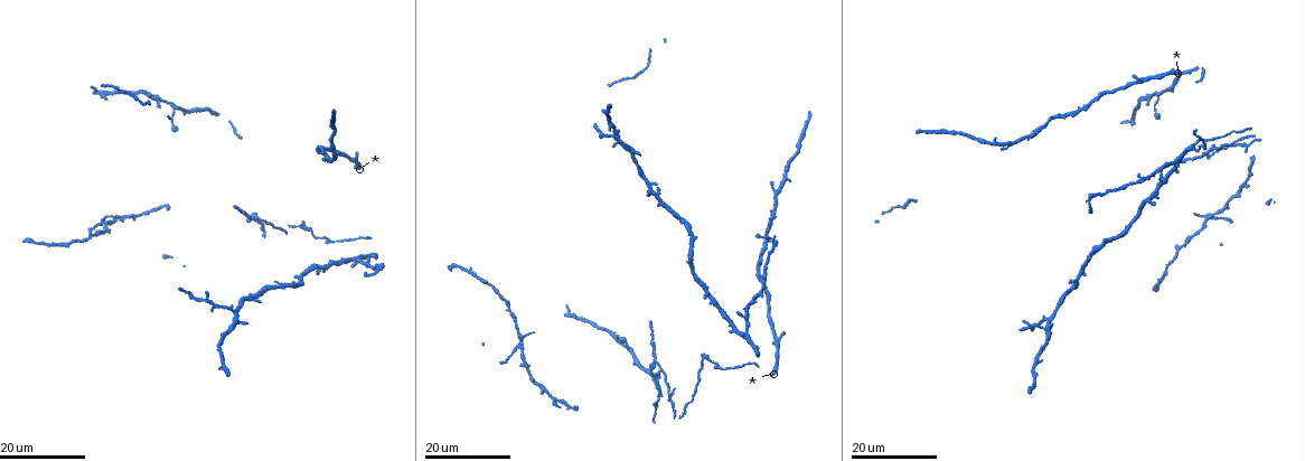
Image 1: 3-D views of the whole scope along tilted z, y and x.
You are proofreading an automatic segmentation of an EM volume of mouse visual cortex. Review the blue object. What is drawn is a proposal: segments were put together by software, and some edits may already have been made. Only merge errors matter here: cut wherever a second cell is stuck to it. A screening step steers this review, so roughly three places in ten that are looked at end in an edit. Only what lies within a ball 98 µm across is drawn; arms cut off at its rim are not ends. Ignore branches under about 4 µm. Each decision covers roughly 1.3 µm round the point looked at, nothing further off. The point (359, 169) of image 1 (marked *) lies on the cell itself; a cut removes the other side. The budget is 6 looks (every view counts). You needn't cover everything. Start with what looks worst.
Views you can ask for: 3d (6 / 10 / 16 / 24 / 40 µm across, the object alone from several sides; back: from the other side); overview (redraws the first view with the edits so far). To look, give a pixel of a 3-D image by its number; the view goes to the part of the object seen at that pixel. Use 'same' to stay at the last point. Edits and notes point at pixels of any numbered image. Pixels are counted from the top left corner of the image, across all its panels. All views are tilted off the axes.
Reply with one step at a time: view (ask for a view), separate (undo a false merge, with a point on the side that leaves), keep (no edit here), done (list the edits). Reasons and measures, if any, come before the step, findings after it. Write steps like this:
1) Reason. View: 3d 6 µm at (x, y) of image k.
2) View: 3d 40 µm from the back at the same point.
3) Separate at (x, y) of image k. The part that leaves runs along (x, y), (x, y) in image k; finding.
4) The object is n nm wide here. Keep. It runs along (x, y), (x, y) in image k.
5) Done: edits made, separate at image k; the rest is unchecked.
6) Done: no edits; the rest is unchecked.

Four-way junction. View: 3d 16 µm at (655, 359) of image 1.

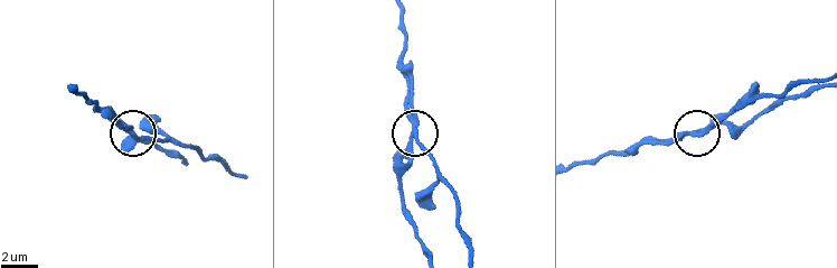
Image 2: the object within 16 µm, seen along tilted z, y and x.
View: 3d 10 µm at (410, 136) of image 2.

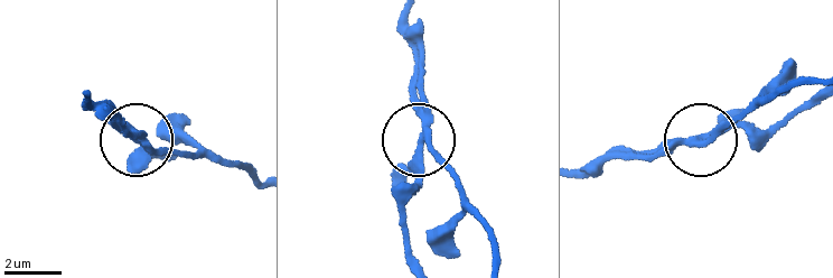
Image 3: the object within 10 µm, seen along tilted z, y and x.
The object is 260 nm wide here. Keep. It runs along (497, 262), (493, 230), (422, 135), (422, 47) in image 3; continuous, no second cell.

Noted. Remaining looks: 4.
Four-way junction. View: 3d 16 µm at (1208, 217) of image 1.

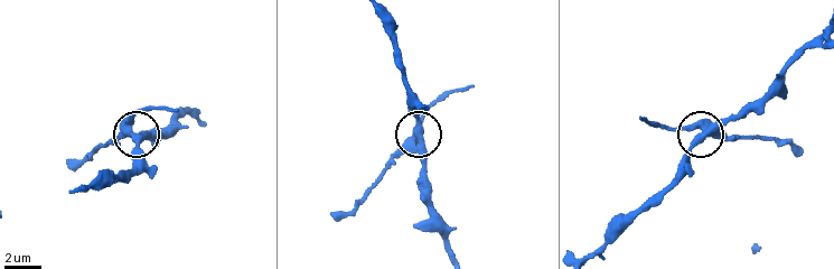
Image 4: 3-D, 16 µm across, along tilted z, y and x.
View: 3d 10 µm at (409, 142) of image 4.

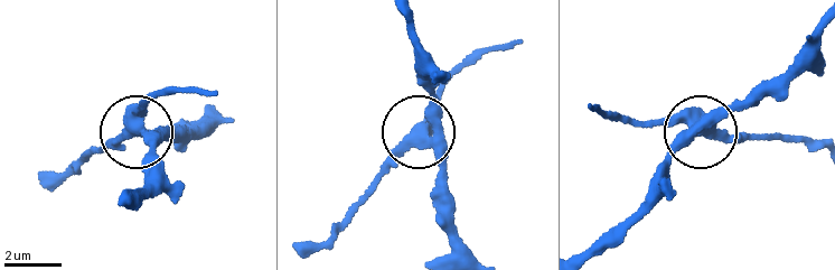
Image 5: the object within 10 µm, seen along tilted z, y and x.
The side arm is 12 µm long; 4 arms meet here. Separate at (112, 141) of image 5. A second cell is stuck on.

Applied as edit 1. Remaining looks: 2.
Done: edits made, separate at image 5; the rest is unchecked.

